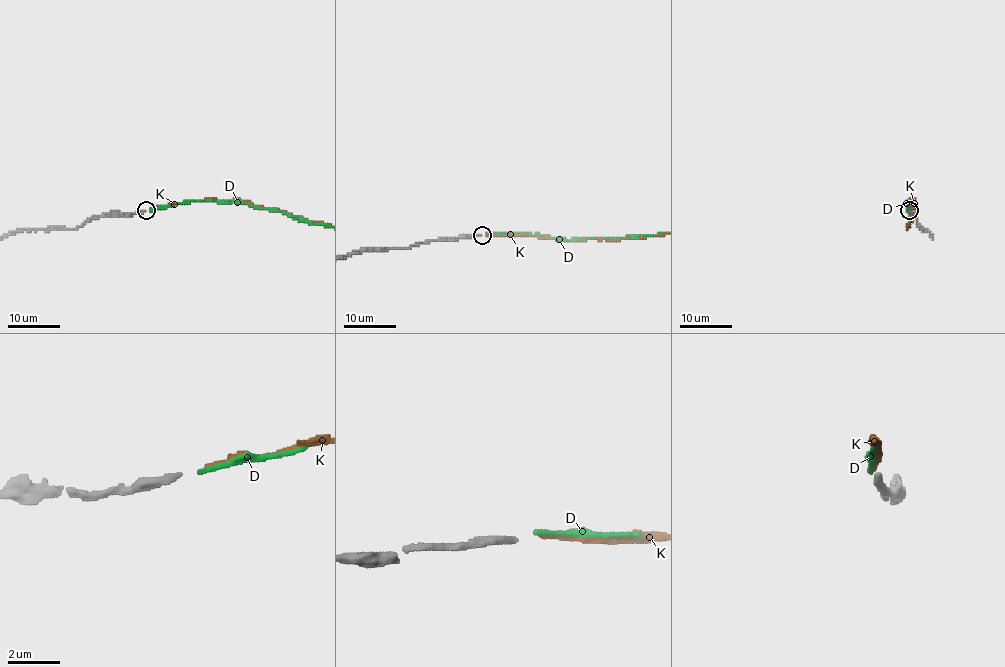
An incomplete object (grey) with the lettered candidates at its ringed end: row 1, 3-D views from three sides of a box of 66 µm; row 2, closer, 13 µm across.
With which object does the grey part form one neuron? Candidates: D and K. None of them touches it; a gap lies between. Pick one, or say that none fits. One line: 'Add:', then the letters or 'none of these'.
Add: K

